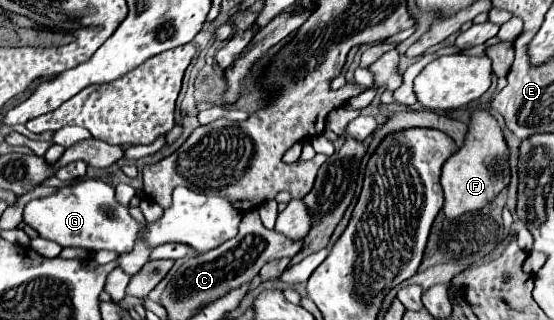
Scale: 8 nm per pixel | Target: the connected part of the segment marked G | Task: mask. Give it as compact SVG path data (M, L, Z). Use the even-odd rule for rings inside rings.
M83 179L73 187L61 187L55 195L31 199L23 211L23 223L61 247L81 247L87 251L131 251L139 233L139 225L131 219L127 209L115 201L115 189L99 179Z

